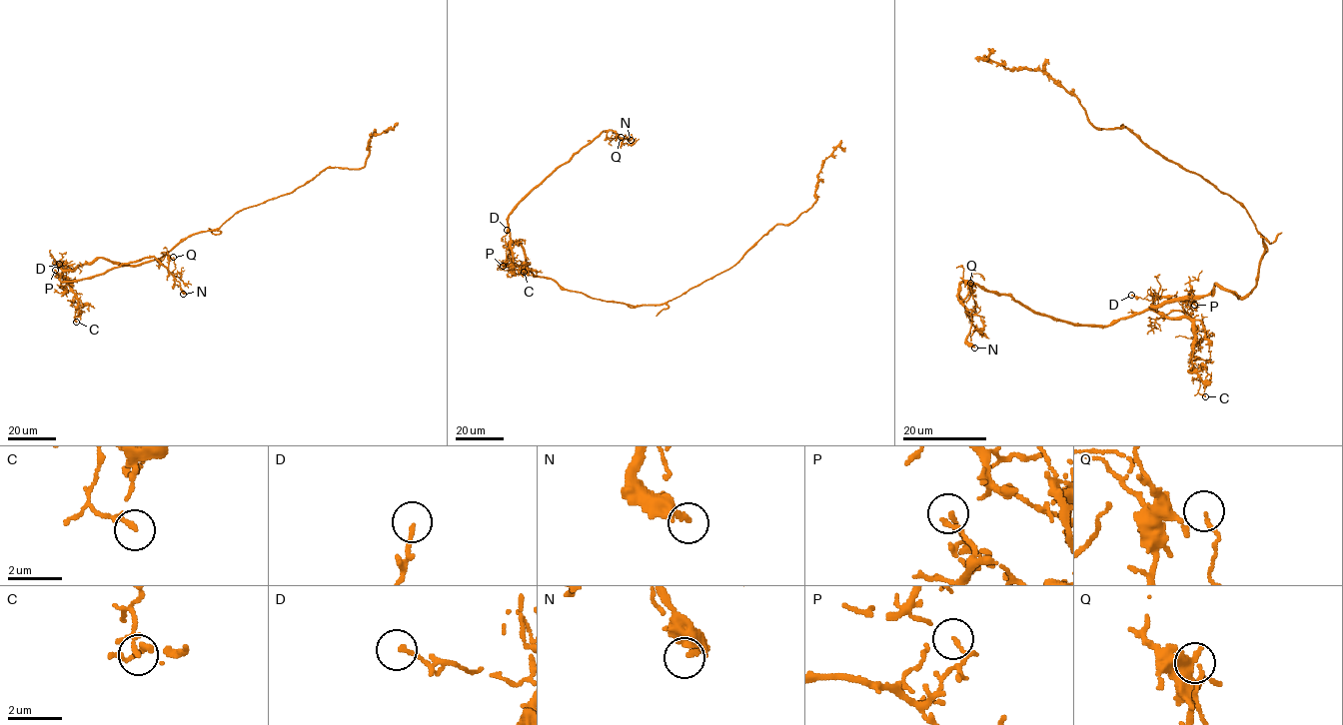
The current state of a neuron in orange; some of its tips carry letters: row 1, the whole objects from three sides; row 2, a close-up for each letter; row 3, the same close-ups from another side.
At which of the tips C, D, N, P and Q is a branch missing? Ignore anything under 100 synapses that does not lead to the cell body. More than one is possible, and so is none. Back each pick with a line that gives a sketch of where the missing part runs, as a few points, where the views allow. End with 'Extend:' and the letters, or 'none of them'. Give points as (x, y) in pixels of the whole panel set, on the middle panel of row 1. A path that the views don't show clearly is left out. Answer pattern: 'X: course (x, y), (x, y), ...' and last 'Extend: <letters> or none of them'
Extend: none of them

